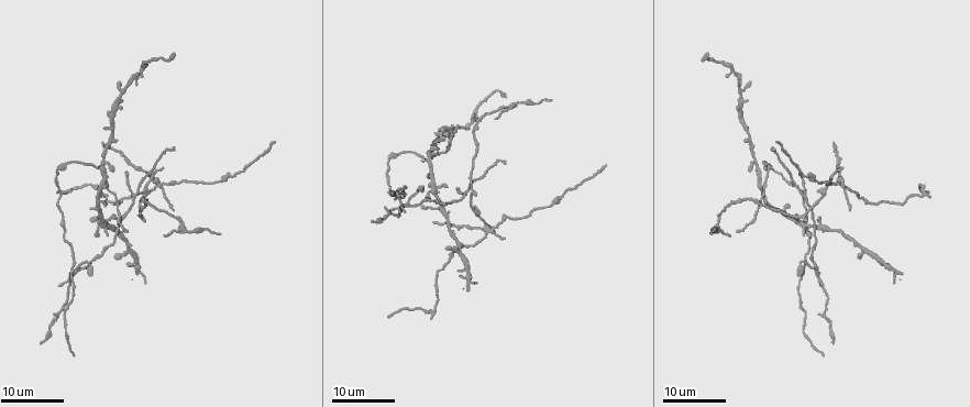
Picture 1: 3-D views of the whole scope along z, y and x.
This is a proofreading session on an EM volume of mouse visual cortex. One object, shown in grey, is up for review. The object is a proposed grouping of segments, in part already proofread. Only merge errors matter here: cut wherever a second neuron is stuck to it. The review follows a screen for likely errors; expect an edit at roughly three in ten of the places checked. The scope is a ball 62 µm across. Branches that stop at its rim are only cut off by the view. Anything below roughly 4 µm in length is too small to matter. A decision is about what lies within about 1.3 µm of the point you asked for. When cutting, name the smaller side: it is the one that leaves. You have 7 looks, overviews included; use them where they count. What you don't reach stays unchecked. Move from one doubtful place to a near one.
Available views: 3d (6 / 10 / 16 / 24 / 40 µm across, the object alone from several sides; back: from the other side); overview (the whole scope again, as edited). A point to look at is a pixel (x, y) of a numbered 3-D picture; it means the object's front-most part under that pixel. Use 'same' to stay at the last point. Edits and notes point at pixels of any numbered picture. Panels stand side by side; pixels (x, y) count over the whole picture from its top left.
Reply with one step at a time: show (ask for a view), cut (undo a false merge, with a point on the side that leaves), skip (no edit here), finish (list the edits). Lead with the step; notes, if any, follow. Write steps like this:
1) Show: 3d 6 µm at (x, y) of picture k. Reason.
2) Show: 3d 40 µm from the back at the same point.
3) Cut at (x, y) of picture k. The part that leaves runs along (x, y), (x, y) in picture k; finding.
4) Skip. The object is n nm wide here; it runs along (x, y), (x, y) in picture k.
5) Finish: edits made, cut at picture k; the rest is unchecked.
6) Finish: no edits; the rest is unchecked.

Show: 3d 16 µm at (767, 180) of picture 1. Calibre changes.

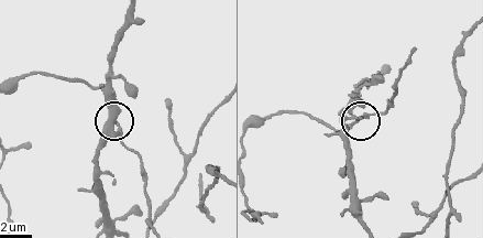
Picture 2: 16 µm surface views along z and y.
Show: 3d 6 µm at the same point.

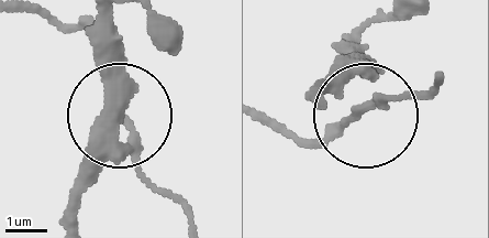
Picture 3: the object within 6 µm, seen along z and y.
Show: 3d 6 µm from the back at (370, 107) of picture 3.

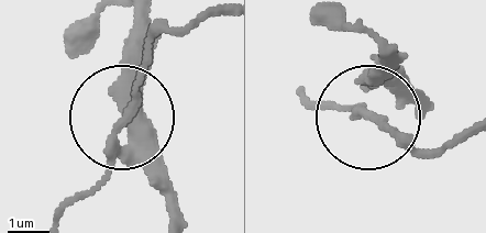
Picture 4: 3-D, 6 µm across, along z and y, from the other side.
Skip. The object is 170 nm wide here; it runs along (210, 18), (158, 39), (123, 122), (120, 154), (155, 181) in picture 4; one neuron here.

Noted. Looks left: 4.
Show: 3d 24 µm at (73, 261) of picture 1.

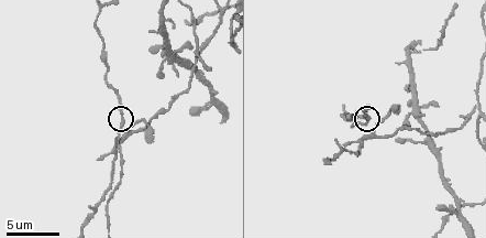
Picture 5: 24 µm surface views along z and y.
Show: 3d 10 µm at (370, 118) of picture 5.

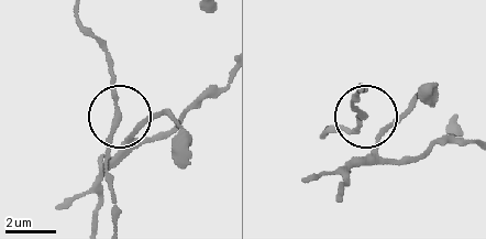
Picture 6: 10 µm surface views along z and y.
Skip. It runs along (101, 41), (120, 121), (107, 152), (107, 182) in picture 6; continuous, no second neuron.

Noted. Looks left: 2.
Show: 3d 24 µm at (843, 183) of picture 1. Four or more arms meet.

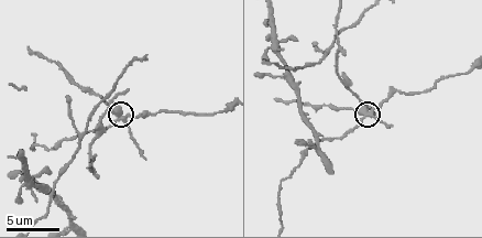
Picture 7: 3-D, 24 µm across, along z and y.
Show: 3d 6 µm at (370, 113) of picture 7.

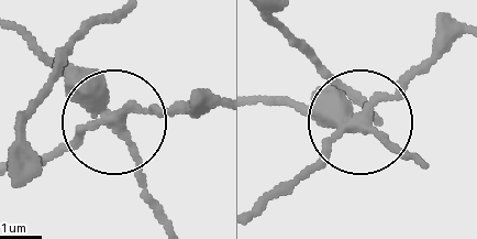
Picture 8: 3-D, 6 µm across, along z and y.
Cut at (339, 93) of picture 8. The part that leaves runs along (358, 127), (257, 106) in picture 8; two neurons meet here.

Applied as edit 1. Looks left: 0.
Finish: edits made, cut at picture 8; the rest is unchecked.

